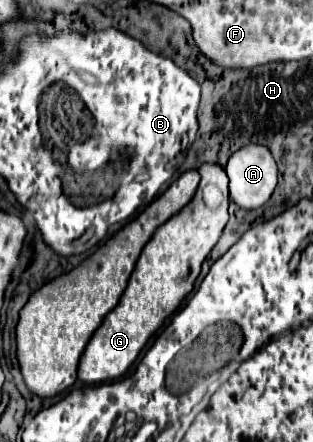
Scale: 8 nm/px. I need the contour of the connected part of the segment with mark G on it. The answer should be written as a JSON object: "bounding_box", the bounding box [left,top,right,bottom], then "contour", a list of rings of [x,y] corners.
{"bounding_box":[78,163,228,385],"contour":[[[210,163],[202,165],[198,169],[198,173],[200,173],[202,181],[200,181],[196,195],[178,215],[170,217],[168,223],[164,223],[156,229],[156,233],[152,235],[152,239],[146,243],[146,247],[140,253],[140,259],[138,259],[136,269],[128,281],[128,287],[120,297],[120,303],[104,317],[102,325],[94,331],[92,339],[88,341],[86,351],[80,359],[80,367],[78,367],[78,379],[84,381],[86,385],[98,385],[104,381],[112,381],[126,373],[126,369],[140,355],[146,341],[158,331],[158,327],[164,323],[164,319],[176,311],[180,301],[192,291],[192,285],[194,285],[196,277],[200,275],[200,267],[202,267],[206,255],[218,243],[222,229],[228,223],[228,177],[220,165],[210,165]]]}

